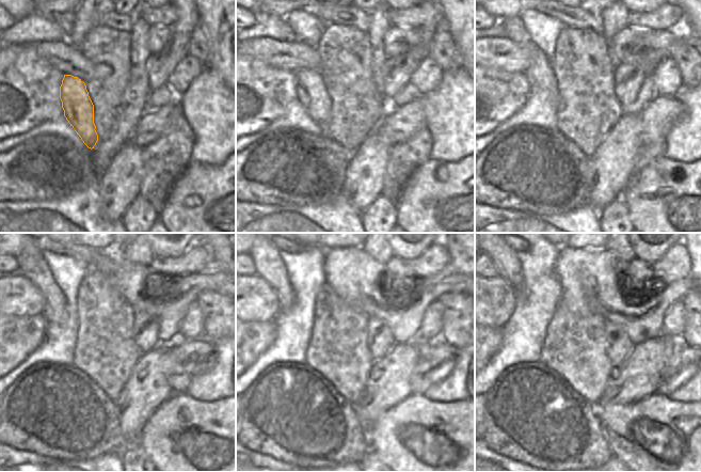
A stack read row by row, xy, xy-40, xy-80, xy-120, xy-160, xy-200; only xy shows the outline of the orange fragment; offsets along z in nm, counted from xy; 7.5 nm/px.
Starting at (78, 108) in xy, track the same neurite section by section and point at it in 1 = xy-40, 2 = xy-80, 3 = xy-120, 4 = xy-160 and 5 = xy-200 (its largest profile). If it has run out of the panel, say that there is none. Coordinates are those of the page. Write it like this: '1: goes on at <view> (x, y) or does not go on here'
1: goes on at xy-40 (312, 93)
2: goes on at xy-80 (540, 74)
3: goes on at xy-120 (30, 264)
4: goes on at xy-160 (269, 265)
5: goes on at xy-200 (508, 266)

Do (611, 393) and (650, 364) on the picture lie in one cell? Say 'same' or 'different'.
same

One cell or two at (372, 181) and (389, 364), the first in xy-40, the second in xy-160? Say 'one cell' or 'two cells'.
one cell

